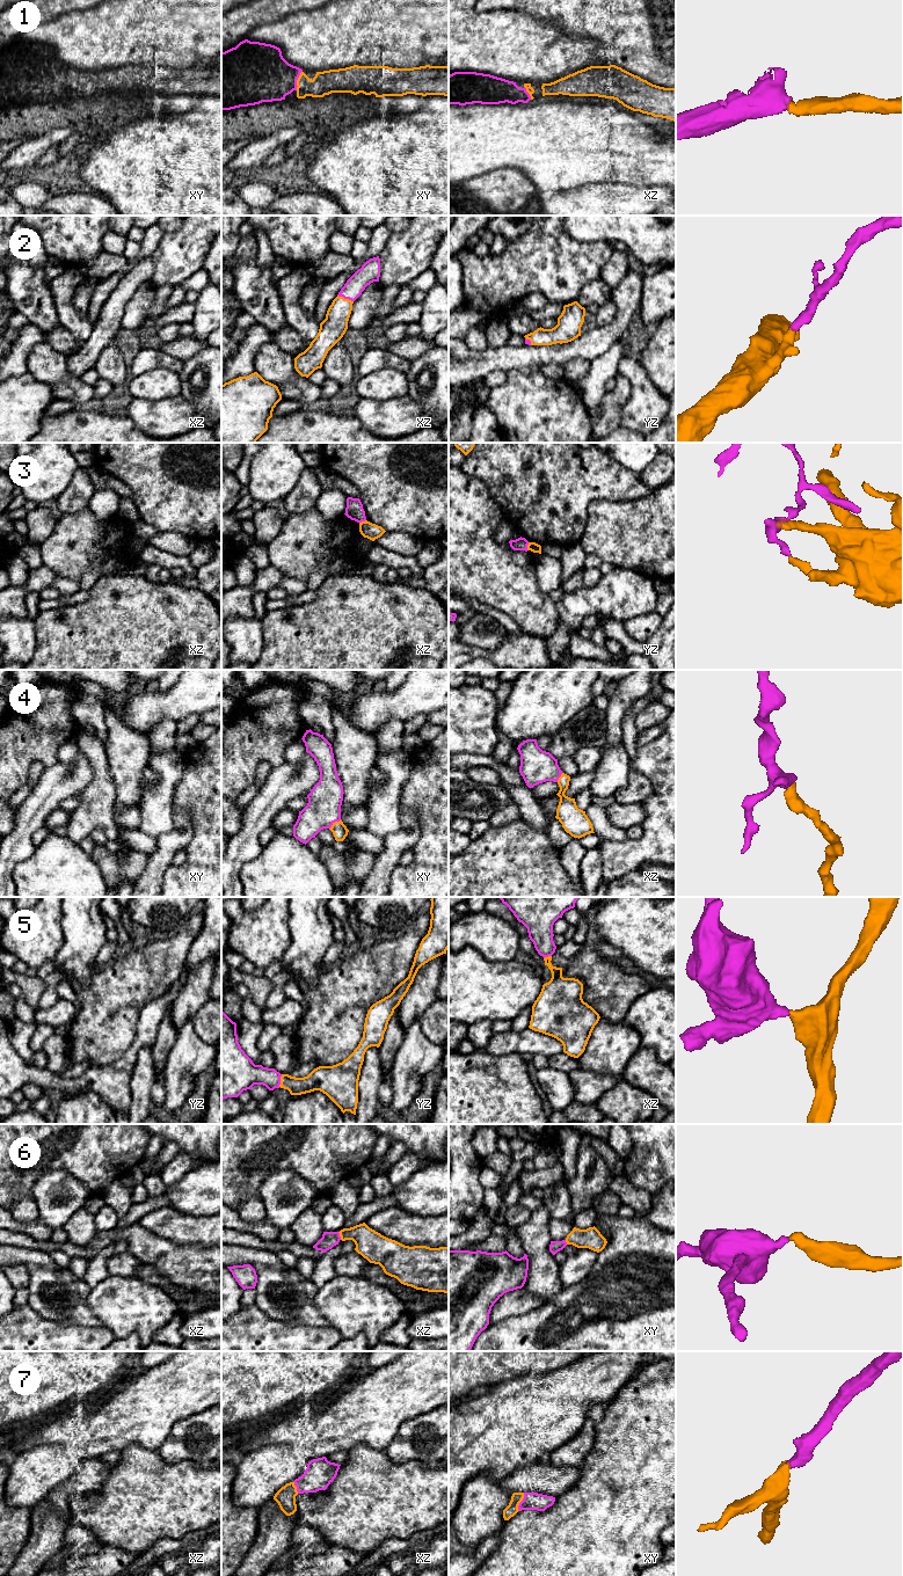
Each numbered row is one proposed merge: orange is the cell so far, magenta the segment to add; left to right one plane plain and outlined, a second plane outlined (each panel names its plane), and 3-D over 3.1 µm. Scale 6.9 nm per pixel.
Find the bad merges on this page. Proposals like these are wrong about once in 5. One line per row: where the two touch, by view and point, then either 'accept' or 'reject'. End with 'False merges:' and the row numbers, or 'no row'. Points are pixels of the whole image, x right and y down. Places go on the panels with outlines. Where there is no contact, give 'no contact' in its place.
1: meets orange in xy at (297, 80); accept
2: meets orange in xz at (346, 299); accept
3: meets orange in yz at (528, 546); reject
4: meets orange in xy at (334, 823); accept
5: meets orange in yz at (281, 1080); accept
6: meets orange in xz at (340, 1235); accept
7: meets orange in xy at (521, 1501); accept
False merges: 3

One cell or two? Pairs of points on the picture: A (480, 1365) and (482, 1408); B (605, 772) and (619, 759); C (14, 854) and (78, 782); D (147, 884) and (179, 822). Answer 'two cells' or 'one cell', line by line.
A: two cells
B: one cell
C: one cell
D: one cell

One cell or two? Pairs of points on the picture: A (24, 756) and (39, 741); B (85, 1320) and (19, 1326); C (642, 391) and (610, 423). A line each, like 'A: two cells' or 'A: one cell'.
A: one cell
B: two cells
C: two cells

